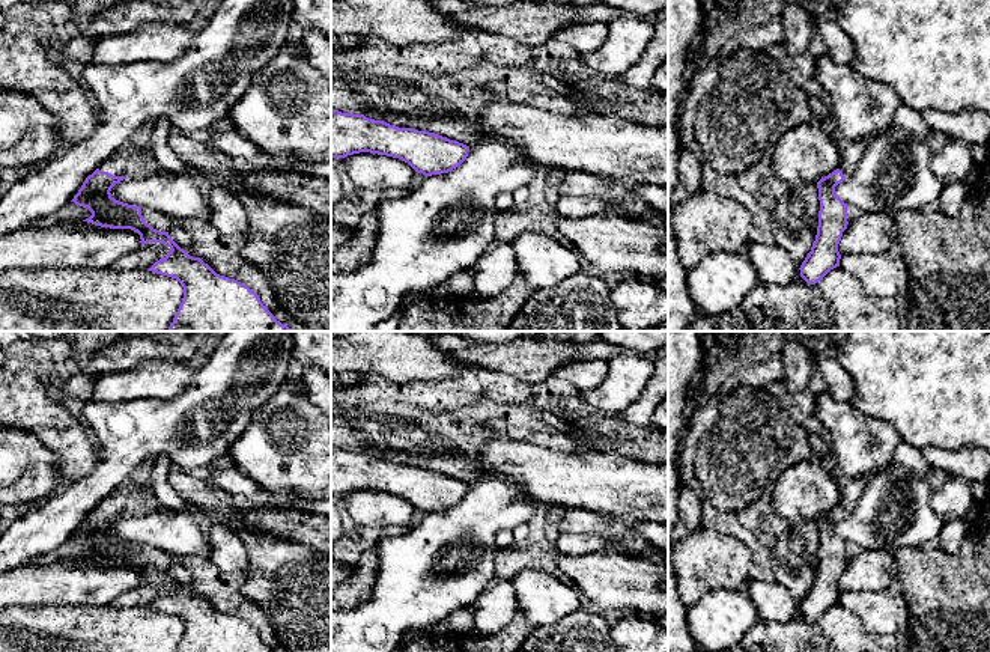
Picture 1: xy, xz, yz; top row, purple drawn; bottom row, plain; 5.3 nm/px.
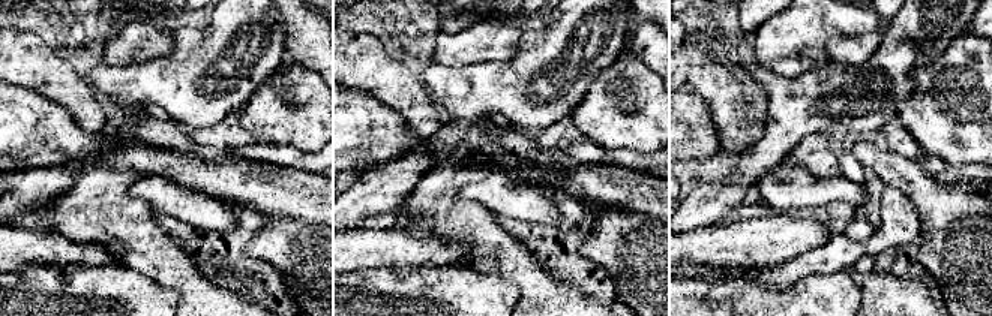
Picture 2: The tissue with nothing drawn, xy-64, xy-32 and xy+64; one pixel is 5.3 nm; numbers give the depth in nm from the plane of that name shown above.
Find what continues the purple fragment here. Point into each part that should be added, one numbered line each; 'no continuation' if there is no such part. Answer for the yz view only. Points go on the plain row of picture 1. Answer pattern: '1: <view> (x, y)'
1: yz (852, 490)

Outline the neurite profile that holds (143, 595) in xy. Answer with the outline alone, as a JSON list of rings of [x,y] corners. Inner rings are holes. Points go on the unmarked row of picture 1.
[[[147,580],[138,587],[119,596],[111,605],[116,608],[147,608],[156,598],[166,595],[169,589],[170,584],[162,580]]]

